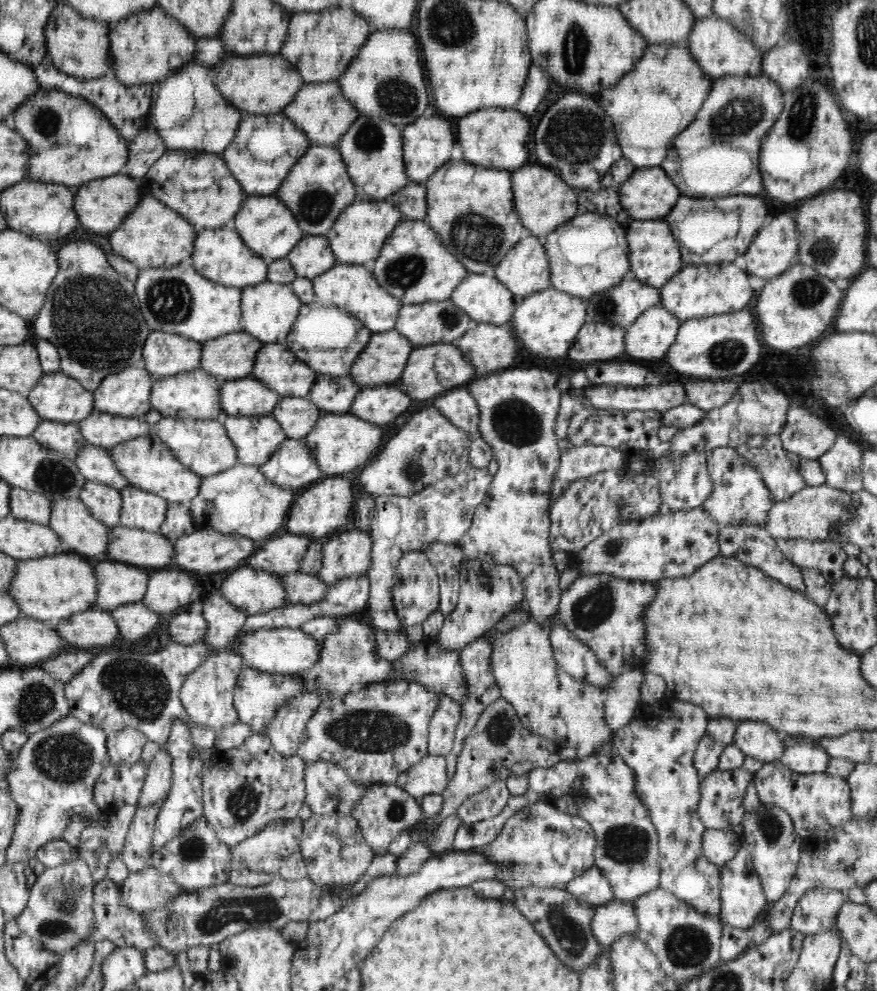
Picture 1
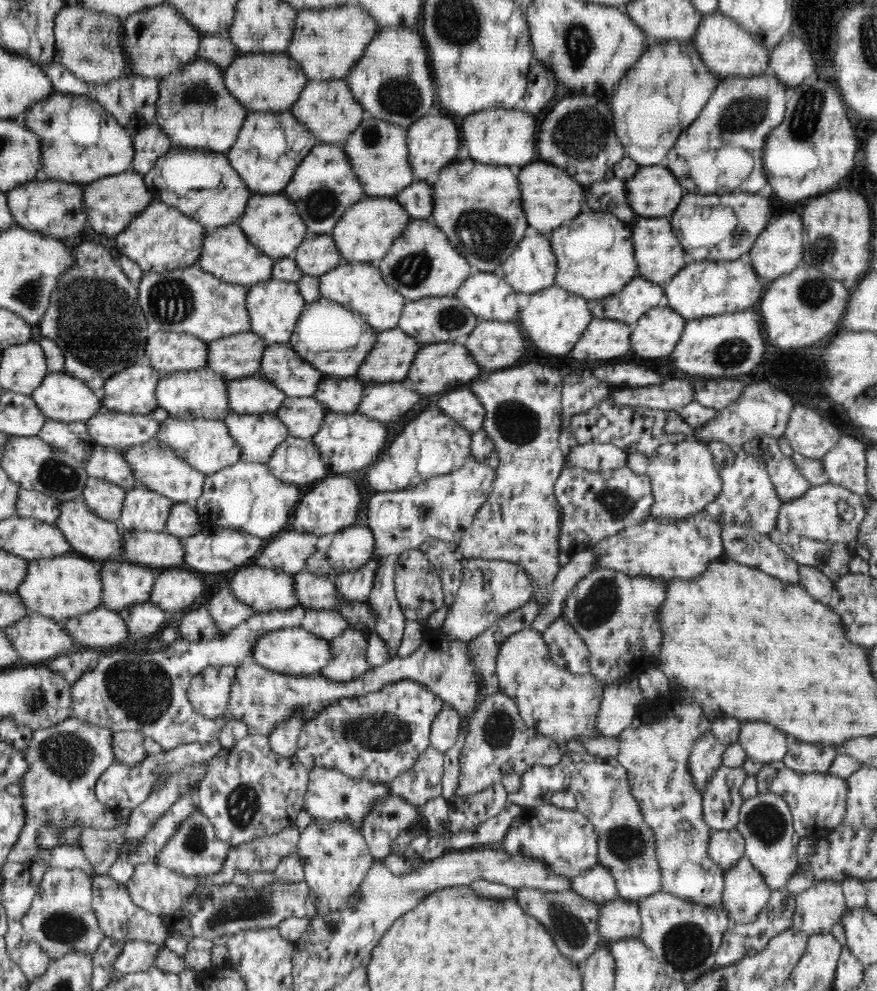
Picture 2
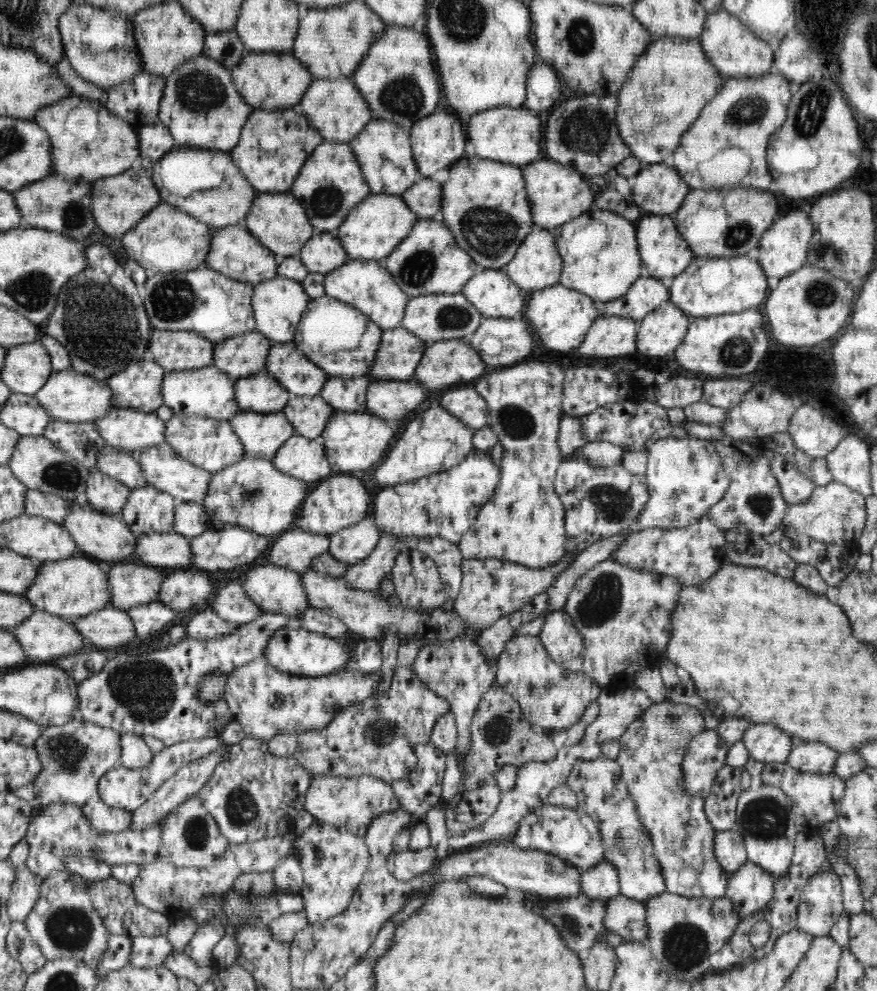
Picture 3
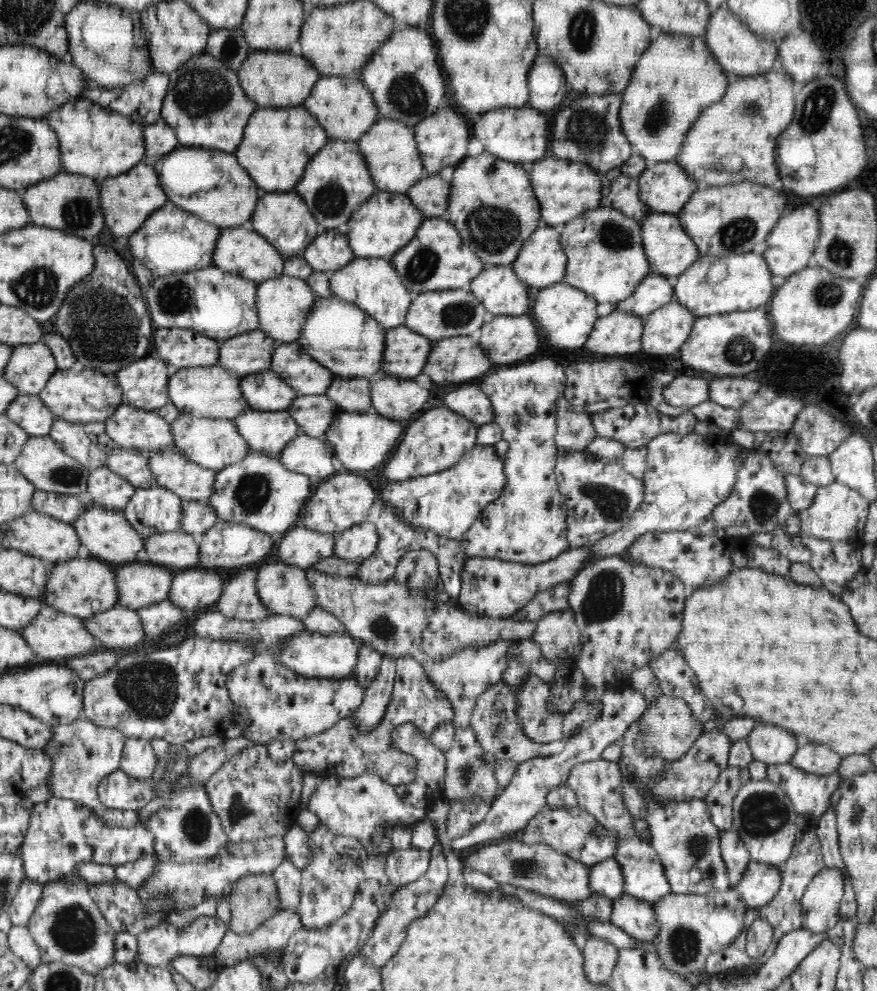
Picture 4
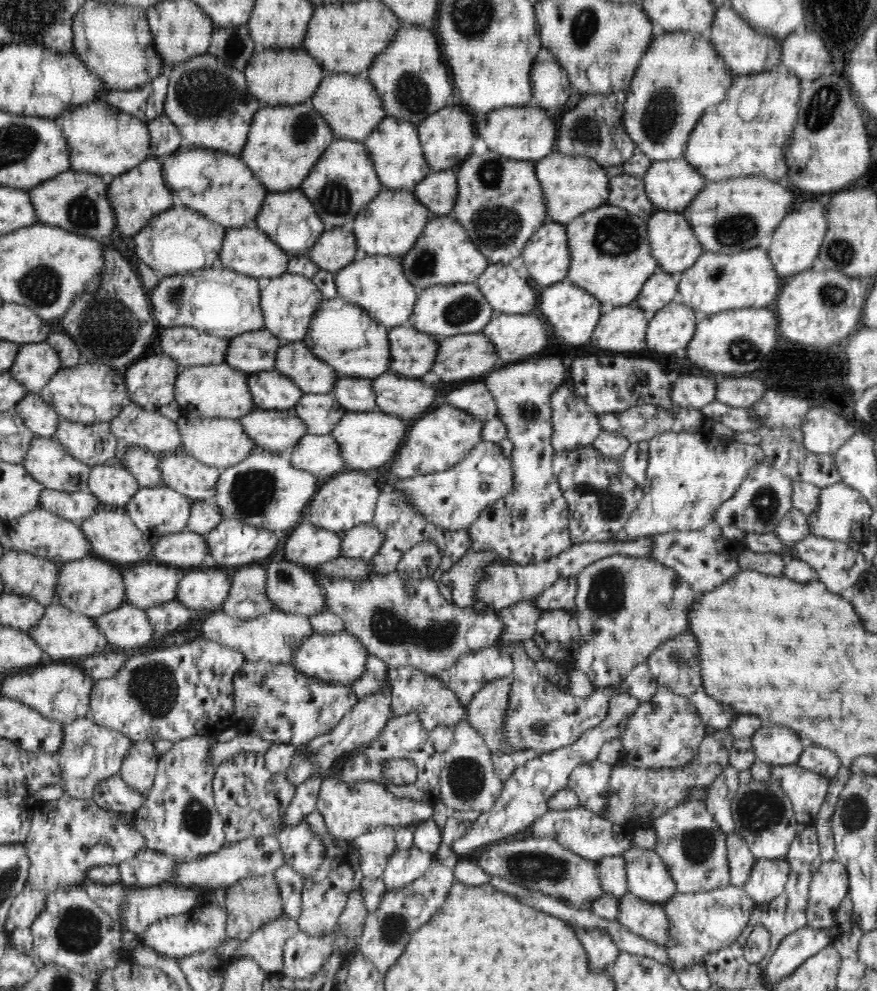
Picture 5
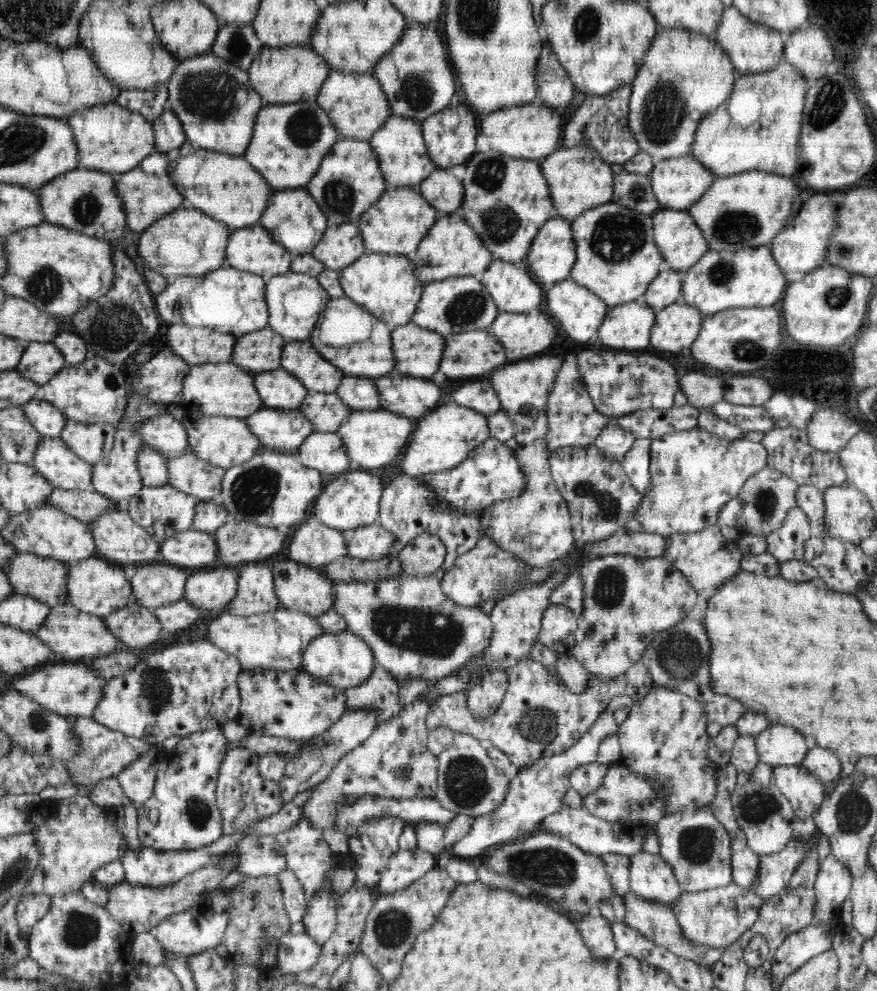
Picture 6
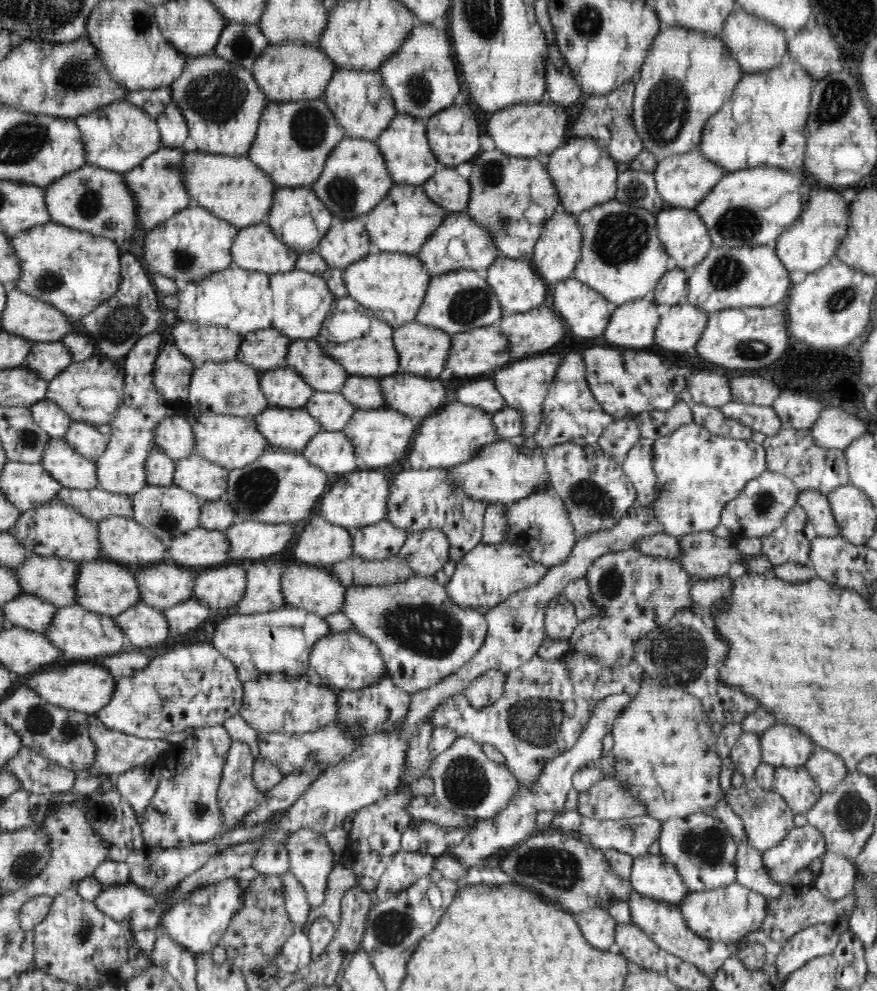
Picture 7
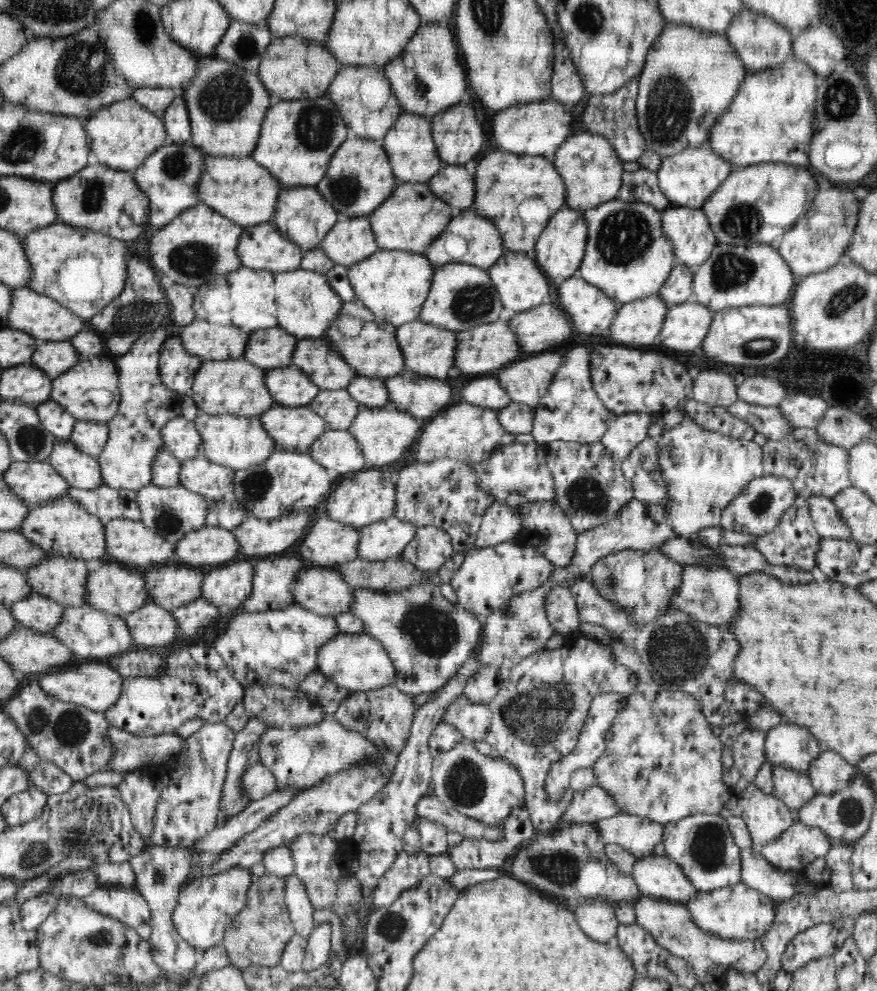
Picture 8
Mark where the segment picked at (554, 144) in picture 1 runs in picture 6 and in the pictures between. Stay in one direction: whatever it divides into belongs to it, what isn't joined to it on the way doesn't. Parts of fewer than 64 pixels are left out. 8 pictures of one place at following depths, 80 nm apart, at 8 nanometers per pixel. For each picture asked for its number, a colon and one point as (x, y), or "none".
2: (578, 136)
3: (582, 133)
4: (589, 131)
5: (594, 128)
6: (601, 124)

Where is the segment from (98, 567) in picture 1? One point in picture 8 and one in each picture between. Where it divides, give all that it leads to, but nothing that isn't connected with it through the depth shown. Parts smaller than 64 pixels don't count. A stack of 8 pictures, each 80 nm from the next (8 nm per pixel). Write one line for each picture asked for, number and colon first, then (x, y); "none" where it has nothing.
2: (124, 584)
3: (131, 584)
4: (139, 584)
5: (149, 584)
6: (156, 584)
7: (163, 585)
8: (174, 585)

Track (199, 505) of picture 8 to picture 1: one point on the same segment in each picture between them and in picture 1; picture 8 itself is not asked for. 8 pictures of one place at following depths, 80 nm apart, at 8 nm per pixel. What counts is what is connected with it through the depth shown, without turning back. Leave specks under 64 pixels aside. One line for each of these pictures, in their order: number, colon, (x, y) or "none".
1: (142, 510)
2: (143, 510)
3: (147, 509)
4: (151, 510)
5: (159, 511)
6: (164, 511)
7: (166, 512)

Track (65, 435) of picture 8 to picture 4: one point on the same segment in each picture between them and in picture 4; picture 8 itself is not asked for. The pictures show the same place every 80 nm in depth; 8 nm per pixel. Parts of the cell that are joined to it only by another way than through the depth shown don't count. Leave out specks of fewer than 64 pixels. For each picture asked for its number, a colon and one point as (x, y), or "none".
4: (28, 411)
5: (37, 414)
6: (46, 418)
7: (49, 416)

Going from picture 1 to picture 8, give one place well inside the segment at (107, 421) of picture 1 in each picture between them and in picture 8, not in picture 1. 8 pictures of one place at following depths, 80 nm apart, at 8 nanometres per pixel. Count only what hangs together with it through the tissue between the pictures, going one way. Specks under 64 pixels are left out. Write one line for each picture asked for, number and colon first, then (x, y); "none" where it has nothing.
2: (107, 428)
3: (130, 429)
4: (129, 427)
5: (135, 426)
6: (164, 433)
7: (174, 435)
8: (180, 437)

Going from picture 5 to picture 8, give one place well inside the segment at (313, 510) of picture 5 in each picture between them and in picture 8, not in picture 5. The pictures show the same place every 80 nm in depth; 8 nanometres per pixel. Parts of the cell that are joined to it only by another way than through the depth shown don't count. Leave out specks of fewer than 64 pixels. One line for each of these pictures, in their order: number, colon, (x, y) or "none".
6: (350, 501)
7: (358, 499)
8: (359, 500)

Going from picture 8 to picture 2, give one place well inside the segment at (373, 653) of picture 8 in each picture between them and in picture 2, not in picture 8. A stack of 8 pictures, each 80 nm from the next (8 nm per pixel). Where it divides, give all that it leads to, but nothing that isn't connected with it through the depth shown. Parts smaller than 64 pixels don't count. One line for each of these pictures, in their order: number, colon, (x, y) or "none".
2: (293, 651)
3: (292, 649)
4: (309, 654)
5: (340, 658)
6: (343, 660)
7: (347, 660)

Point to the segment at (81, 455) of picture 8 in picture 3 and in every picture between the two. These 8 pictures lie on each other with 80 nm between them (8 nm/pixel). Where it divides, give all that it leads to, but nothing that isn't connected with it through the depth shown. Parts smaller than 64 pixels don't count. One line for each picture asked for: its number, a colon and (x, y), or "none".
3: (36, 461)
4: (42, 461)
5: (47, 461)
6: (53, 459)
7: (70, 468)

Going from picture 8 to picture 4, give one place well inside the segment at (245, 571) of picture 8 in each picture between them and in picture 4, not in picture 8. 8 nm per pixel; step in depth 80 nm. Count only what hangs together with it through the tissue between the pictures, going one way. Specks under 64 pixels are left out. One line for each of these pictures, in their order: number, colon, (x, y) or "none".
4: (192, 589)
5: (209, 589)
6: (206, 589)
7: (225, 587)

